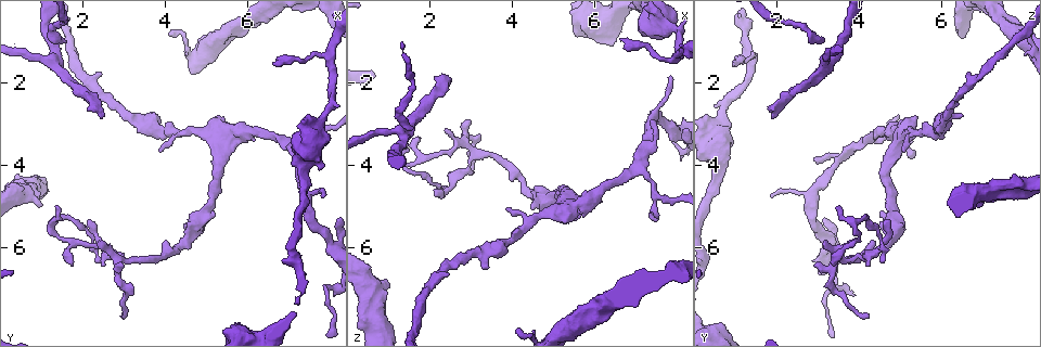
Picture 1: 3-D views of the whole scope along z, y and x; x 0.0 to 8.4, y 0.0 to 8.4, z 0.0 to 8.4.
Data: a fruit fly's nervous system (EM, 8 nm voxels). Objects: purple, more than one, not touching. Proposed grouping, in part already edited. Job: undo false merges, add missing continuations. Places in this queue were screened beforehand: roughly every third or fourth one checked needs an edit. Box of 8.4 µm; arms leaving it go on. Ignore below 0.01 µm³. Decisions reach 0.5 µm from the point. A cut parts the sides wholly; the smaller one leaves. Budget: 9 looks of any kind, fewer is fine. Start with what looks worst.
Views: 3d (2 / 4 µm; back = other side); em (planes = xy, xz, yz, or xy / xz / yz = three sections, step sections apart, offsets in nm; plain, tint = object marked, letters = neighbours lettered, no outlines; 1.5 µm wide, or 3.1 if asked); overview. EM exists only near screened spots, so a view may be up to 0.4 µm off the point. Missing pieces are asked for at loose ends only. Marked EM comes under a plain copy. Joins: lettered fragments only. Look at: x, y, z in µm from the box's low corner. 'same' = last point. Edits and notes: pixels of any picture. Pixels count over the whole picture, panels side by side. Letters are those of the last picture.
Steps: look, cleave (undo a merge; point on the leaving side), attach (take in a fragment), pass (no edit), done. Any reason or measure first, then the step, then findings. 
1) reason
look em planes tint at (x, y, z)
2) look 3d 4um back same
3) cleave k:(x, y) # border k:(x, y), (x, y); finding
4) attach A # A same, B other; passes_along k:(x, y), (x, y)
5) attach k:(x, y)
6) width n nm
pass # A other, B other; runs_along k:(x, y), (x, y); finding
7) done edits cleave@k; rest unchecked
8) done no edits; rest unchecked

branch stops here
look em planes letters at (1.00, 5.05, 6.80)

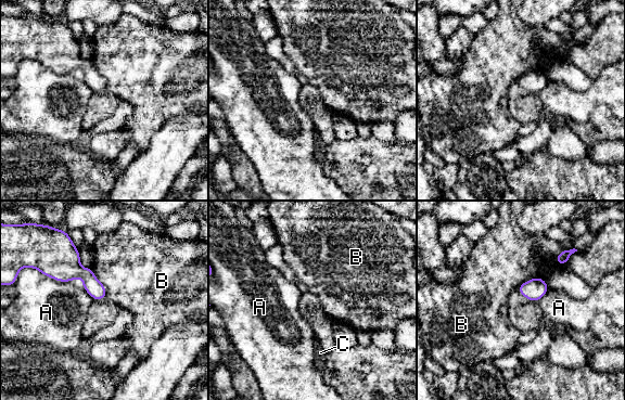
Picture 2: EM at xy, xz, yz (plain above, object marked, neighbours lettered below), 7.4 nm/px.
pass # A other, B other, C other; none of them fits

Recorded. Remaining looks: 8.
thick end
look 3d 2um at (5.15, 2.80, 5.40)

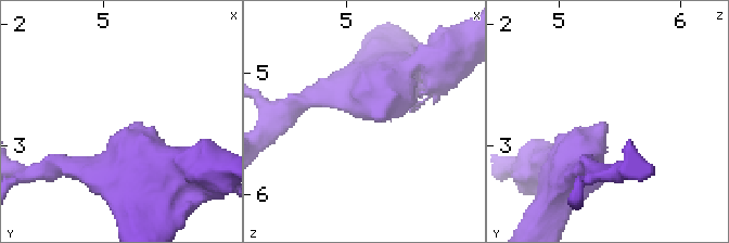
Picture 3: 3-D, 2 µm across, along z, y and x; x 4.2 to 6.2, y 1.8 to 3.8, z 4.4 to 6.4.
look em xz step 4 tint at (5.22, 2.84, 5.34)

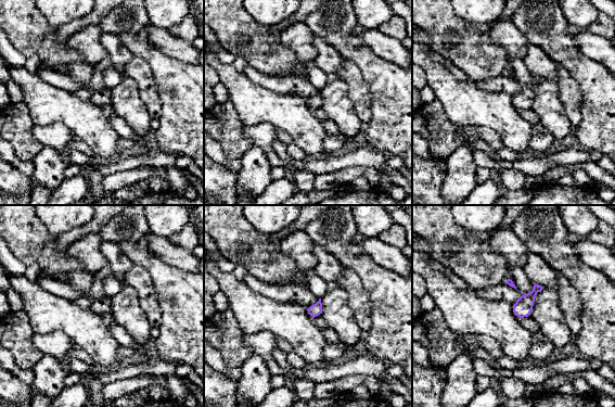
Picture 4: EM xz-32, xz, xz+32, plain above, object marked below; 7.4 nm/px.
look em planes letters same

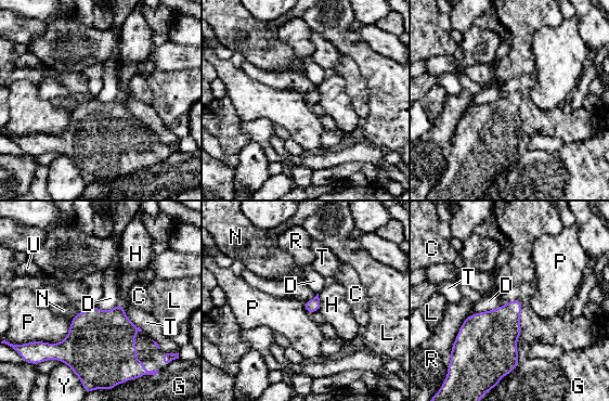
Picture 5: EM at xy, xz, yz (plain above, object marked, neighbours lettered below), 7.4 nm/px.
longest_contact P 320 nm
pass # C other, D other, G other, H other, L other, N other, P other, R other, T other, U other, Y other; border 5:(70, 321), (60, 341), (34, 341); none of them fits

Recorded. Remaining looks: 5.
an open end
look em planes letters at (6.65, 1.55, 0.90)

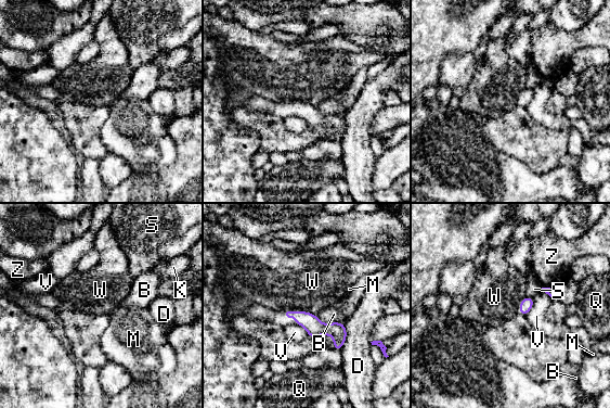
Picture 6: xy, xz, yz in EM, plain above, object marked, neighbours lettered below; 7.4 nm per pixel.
longest_contact B 220 nm
pass # B other, D other, K other, M other, Q other, S other, V other, W other, Z other; runs_along 6:(289, 314), (328, 329), (339, 345); no lettered fragment goes on from it

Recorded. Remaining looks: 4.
thick turns thin
look 3d 2um at (4.95, 5.10, 4.80)

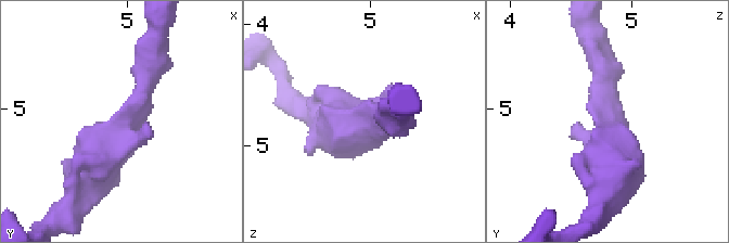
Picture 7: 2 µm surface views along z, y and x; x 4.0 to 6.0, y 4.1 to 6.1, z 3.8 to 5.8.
arm_widths 200, 260 nm; now the EM
look em xy step 8 tint at (5.00, 5.10, 4.76)

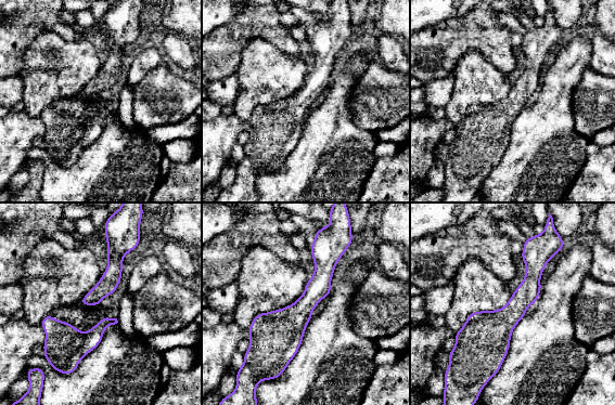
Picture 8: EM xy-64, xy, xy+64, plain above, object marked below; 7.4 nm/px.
look em planes letters same

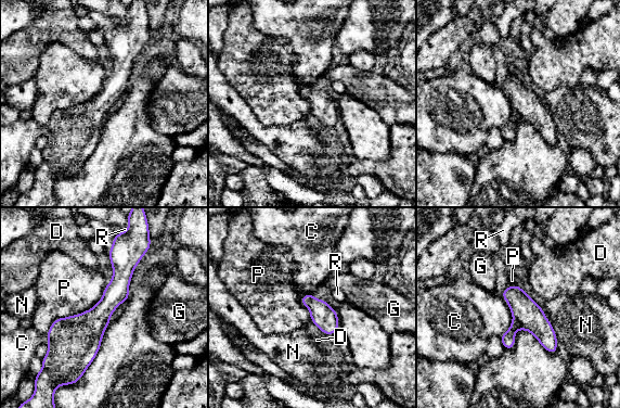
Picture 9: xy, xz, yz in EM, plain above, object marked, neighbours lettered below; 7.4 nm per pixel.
pass # C other, D other, G other, N other, P other, R other; continuous, no second neuron

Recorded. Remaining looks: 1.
done no edits; rest unchecked

